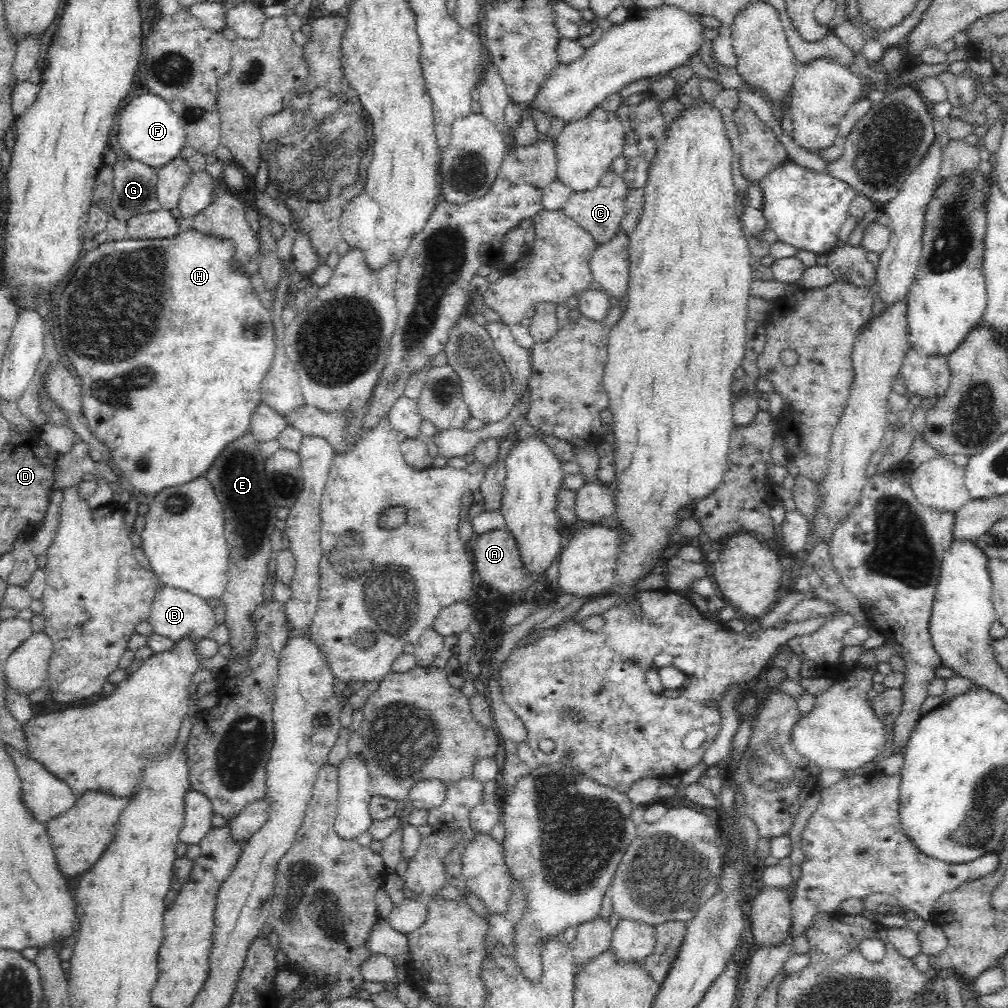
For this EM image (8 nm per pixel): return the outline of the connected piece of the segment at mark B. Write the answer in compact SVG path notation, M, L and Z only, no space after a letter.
M161 584L156 591L150 616L147 621L152 626L155 634L166 636L172 641L181 640L184 636L194 635L196 639L206 639L212 636L212 631L217 625L214 618L212 607L203 598L188 592L174 588L168 585Z

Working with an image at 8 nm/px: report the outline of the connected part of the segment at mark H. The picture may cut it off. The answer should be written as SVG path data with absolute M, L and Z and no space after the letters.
M194 227L186 228L184 231L178 232L176 236L168 238L107 240L104 243L100 243L97 248L93 248L86 252L85 256L78 262L78 269L74 276L72 276L69 285L65 288L64 294L60 296L60 332L62 332L64 348L66 348L68 354L66 354L64 350L61 350L61 352L64 354L65 362L74 366L78 373L77 377L82 379L82 413L84 413L85 421L88 422L95 438L98 438L98 441L103 442L104 446L110 450L111 458L121 470L121 474L126 476L134 489L141 495L144 495L145 498L155 496L157 493L160 493L160 490L172 486L184 485L195 478L203 476L214 458L220 454L220 450L224 450L224 446L230 444L230 442L236 440L236 438L240 438L240 436L243 436L246 432L249 432L254 409L262 403L261 385L266 377L266 373L270 371L276 352L275 326L271 317L271 311L264 307L262 301L260 301L260 292L256 292L254 288L252 288L250 274L240 270L237 264L235 264L235 260L233 260L234 253L235 246L229 238L218 238L216 234L204 234L203 232L198 232Z

